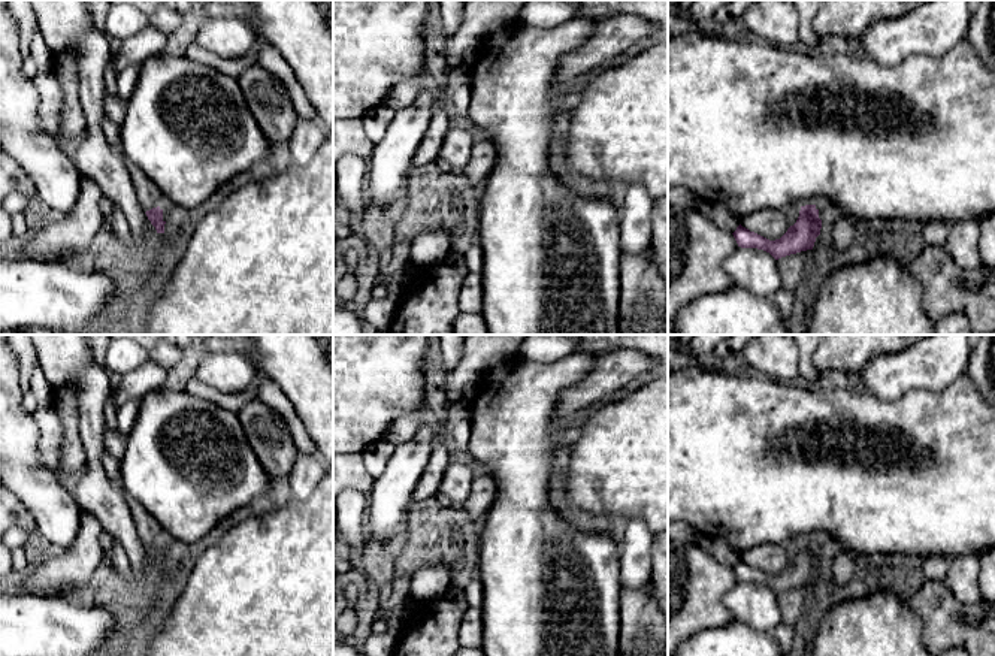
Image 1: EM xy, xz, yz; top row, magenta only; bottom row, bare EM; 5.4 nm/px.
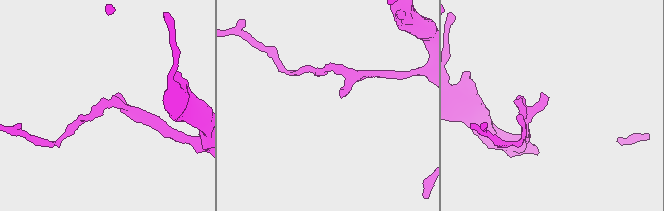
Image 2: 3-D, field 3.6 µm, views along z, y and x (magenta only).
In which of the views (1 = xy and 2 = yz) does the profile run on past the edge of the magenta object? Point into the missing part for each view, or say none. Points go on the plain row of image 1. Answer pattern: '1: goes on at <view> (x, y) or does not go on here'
1: goes on at xy (148, 531)
2: does not go on here

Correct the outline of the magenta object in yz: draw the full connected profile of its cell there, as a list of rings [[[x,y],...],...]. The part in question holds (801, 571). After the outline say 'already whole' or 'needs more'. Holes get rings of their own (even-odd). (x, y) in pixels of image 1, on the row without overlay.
[[[805,539],[801,541],[796,557],[780,574],[769,575],[741,559],[732,569],[738,581],[763,584],[778,595],[790,589],[813,584],[820,563],[822,554],[819,553],[819,544],[816,539]]]; already whole

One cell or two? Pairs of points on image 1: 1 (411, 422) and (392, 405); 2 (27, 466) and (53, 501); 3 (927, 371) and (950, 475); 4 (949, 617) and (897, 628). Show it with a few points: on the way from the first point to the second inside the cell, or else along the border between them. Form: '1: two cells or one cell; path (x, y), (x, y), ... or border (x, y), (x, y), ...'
1: two cells; border (423, 407), (399, 416), (381, 438)
2: one cell; path (27, 475), (44, 493)
3: two cells; border (962, 374), (938, 392), (907, 390), (897, 399)
4: two cells; border (901, 599), (921, 619), (924, 640)

